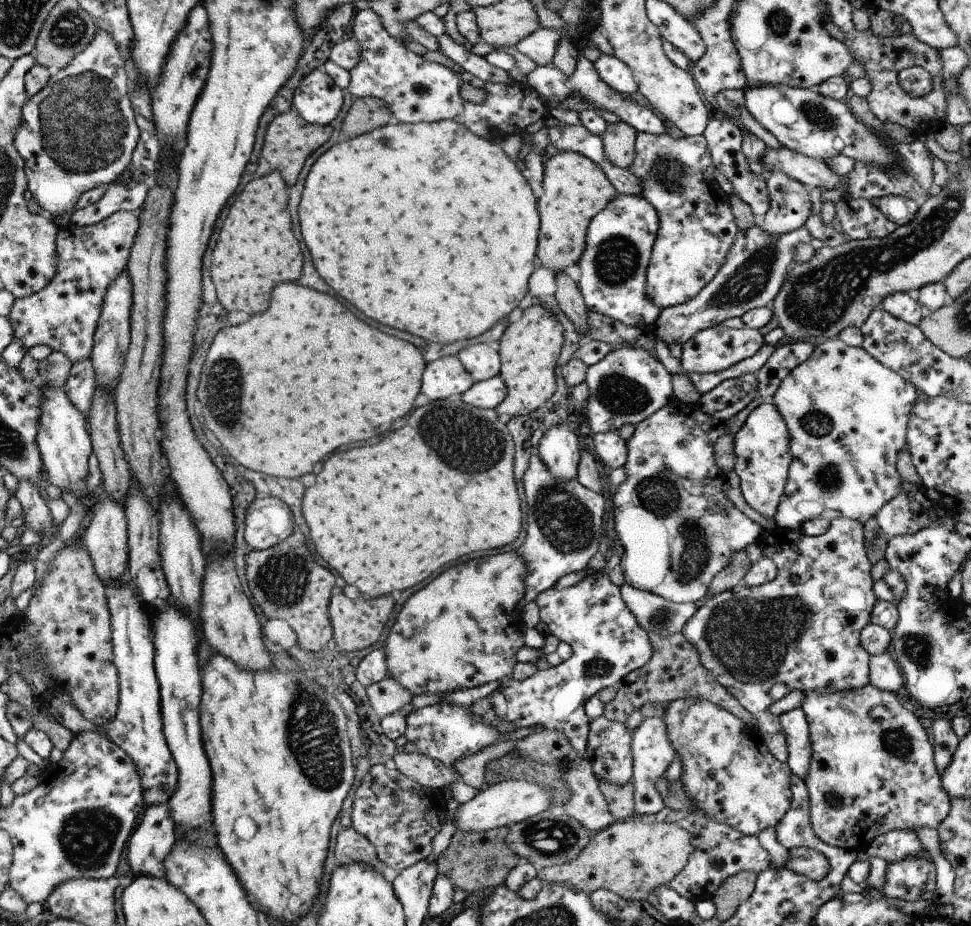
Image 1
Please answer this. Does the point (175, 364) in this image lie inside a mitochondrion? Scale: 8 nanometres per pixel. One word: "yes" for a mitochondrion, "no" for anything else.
no

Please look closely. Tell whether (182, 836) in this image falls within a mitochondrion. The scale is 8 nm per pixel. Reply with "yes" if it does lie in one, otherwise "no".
no

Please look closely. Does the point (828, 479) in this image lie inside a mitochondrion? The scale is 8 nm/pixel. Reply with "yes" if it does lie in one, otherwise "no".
yes

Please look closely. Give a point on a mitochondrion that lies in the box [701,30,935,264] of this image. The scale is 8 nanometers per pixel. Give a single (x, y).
(818, 116)

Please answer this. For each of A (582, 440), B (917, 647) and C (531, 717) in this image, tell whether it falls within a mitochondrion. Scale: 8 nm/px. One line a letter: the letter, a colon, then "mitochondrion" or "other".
A: other
B: mitochondrion
C: other

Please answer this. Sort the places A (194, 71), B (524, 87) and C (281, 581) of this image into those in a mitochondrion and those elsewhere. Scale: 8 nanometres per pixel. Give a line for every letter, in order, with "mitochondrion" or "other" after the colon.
A: other
B: other
C: mitochondrion

